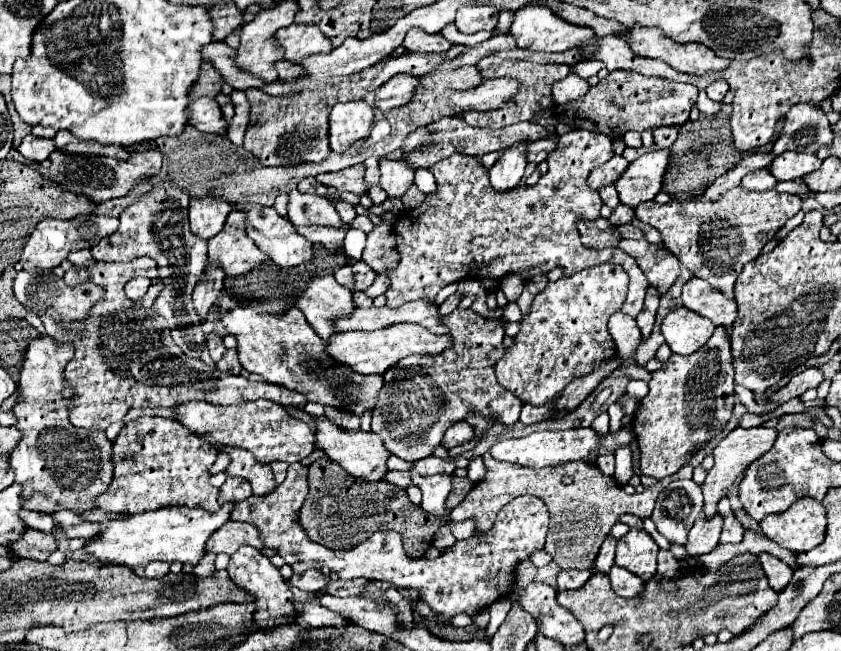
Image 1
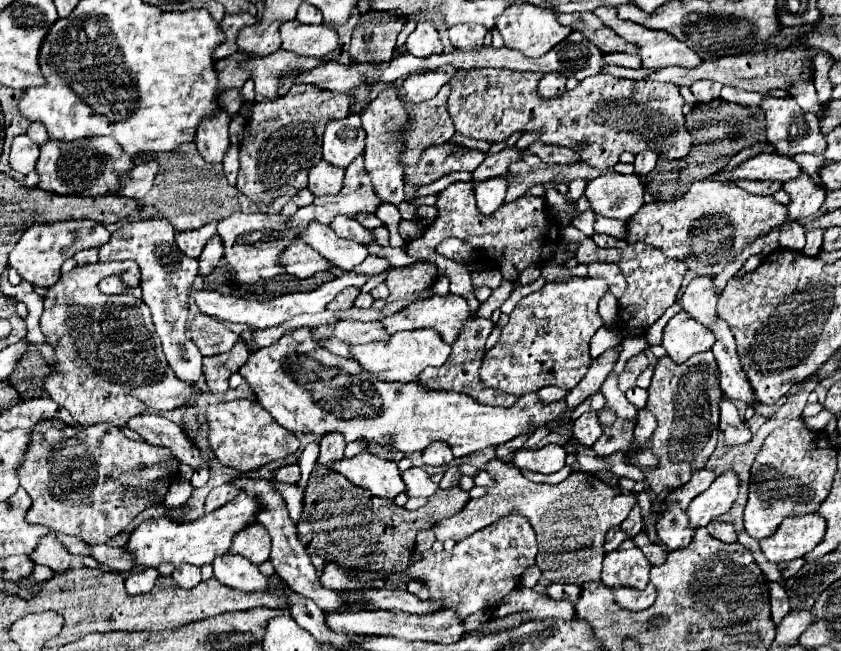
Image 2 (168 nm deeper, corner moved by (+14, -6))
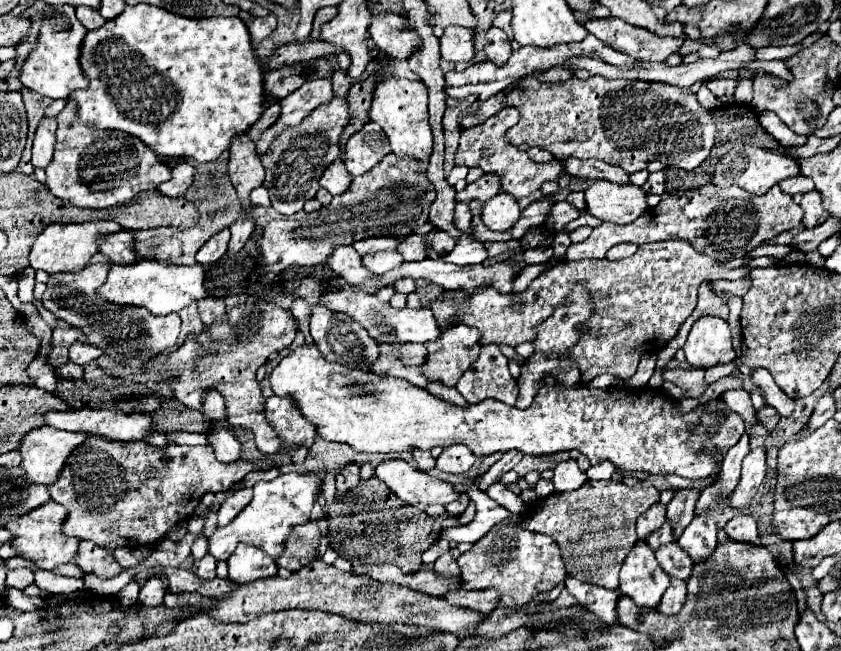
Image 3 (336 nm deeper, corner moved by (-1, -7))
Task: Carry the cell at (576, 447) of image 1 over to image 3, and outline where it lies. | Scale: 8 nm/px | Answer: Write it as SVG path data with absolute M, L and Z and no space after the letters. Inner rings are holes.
M574 459L556 463L556 467L554 467L552 471L554 471L552 483L554 483L554 489L556 489L556 491L574 491L574 489L582 487L582 485L586 483L586 479L588 479L588 477L578 469L578 463L576 463Z

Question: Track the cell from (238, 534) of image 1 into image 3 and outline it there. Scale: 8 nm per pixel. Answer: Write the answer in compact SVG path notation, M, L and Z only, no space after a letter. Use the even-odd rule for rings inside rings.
M314 519L304 525L296 525L296 529L292 529L292 533L288 535L288 545L284 545L284 553L274 559L276 565L290 571L302 569L316 557L318 537L320 529Z

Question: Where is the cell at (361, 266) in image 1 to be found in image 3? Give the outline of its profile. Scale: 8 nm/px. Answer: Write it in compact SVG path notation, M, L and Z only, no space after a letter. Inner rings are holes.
M410 235L408 241L404 241L404 243L398 245L398 253L404 257L404 261L426 259L424 243L426 243L426 237L424 235Z

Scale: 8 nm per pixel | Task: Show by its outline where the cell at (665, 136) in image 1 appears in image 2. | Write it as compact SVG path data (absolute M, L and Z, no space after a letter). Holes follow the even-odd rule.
M655 152L637 154L635 156L635 174L641 176L641 178L645 178L655 168L655 162L657 162L657 154Z

